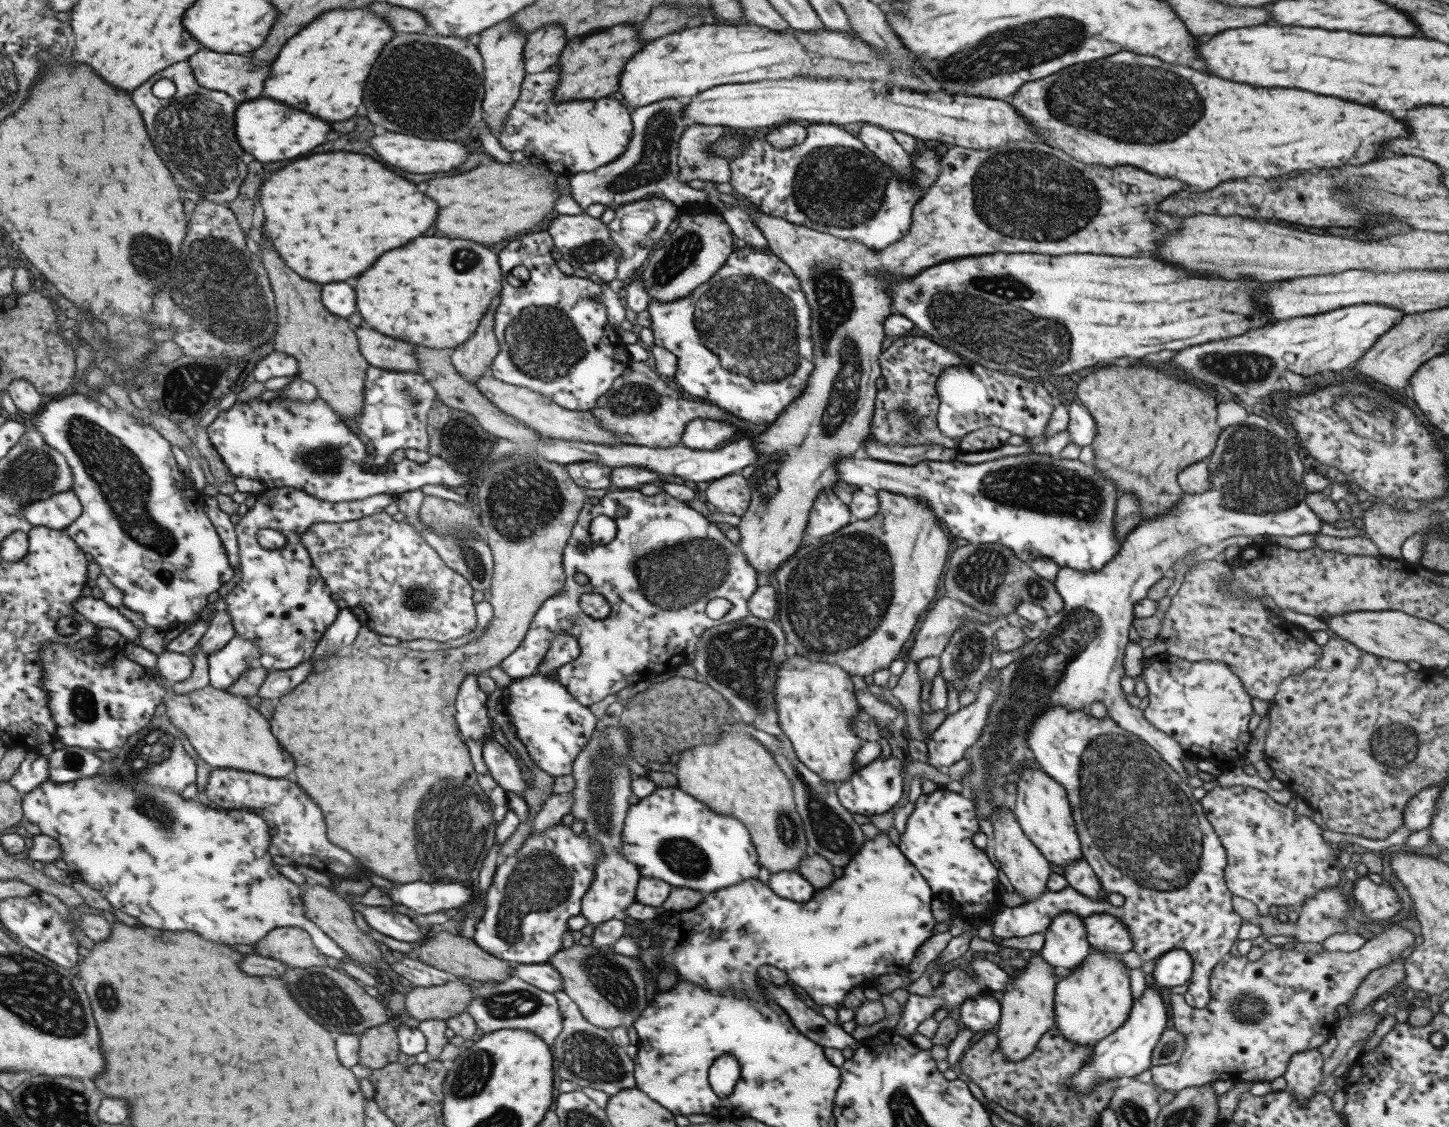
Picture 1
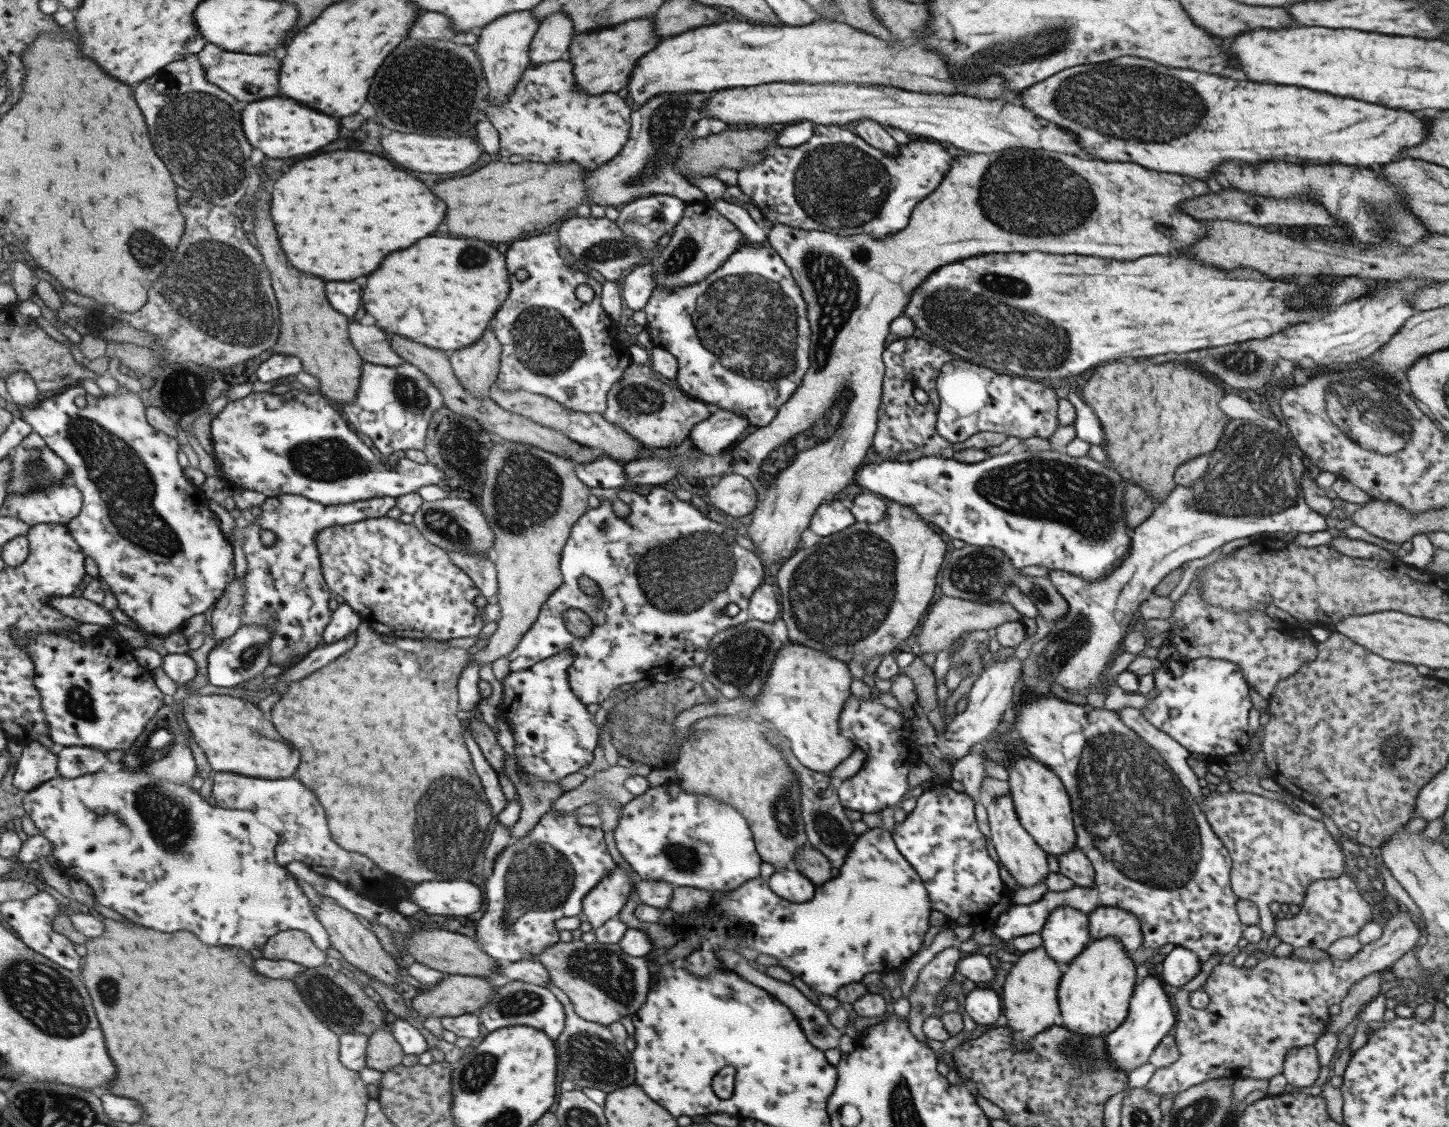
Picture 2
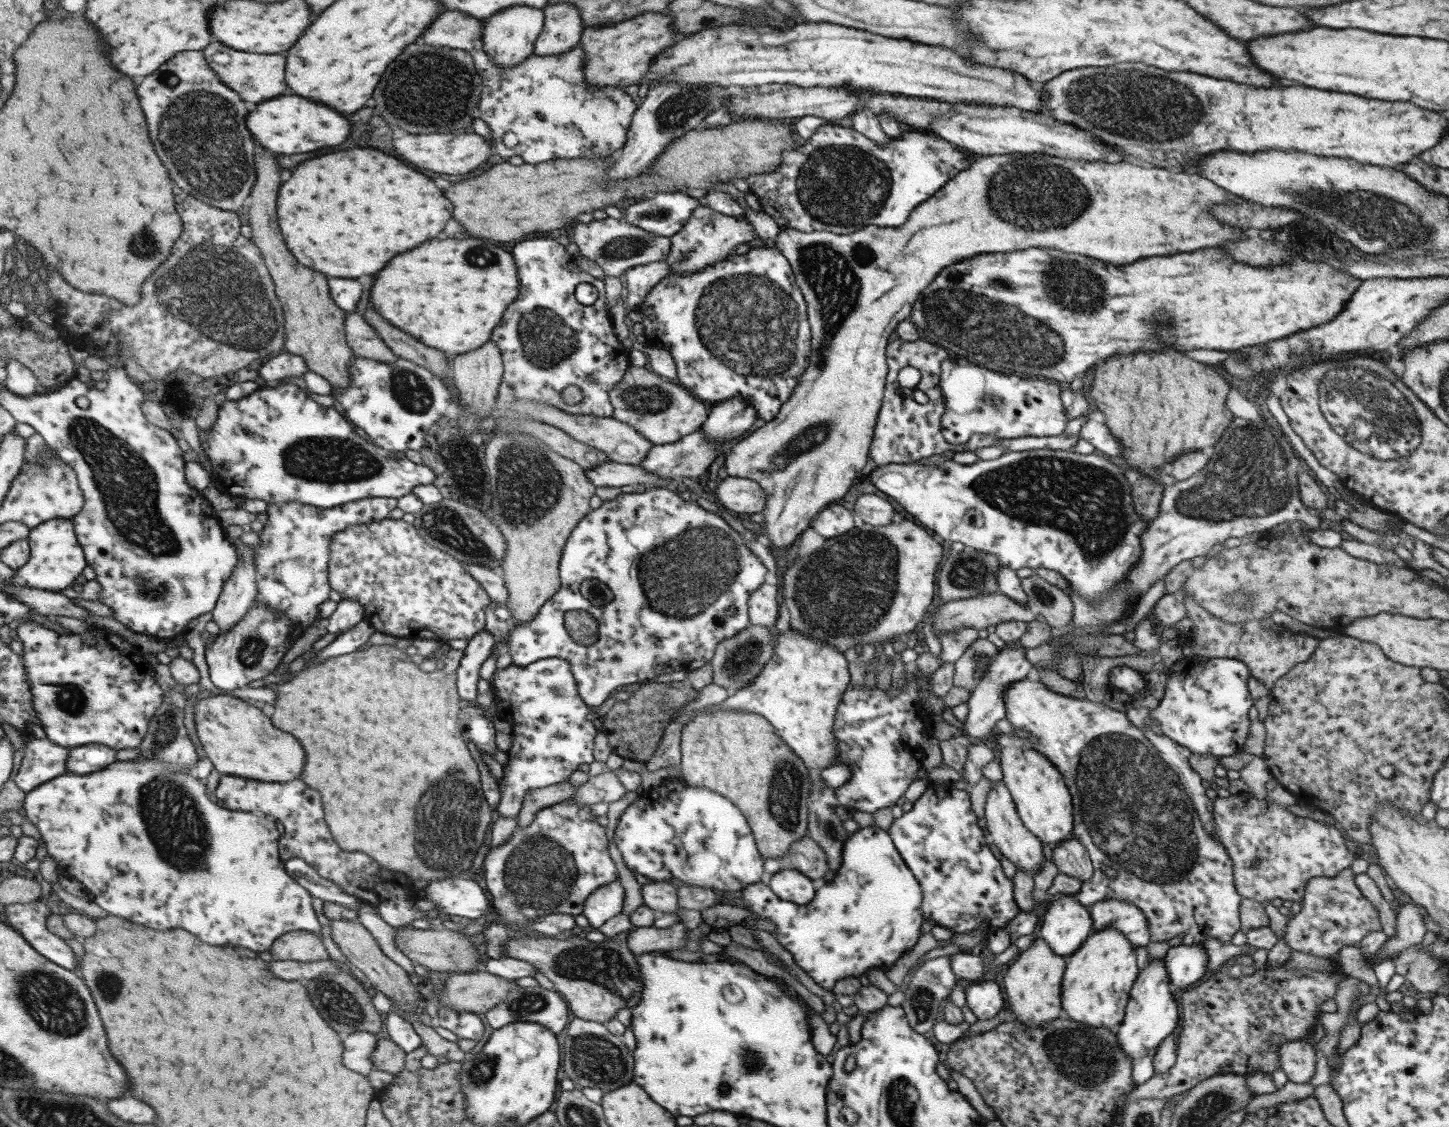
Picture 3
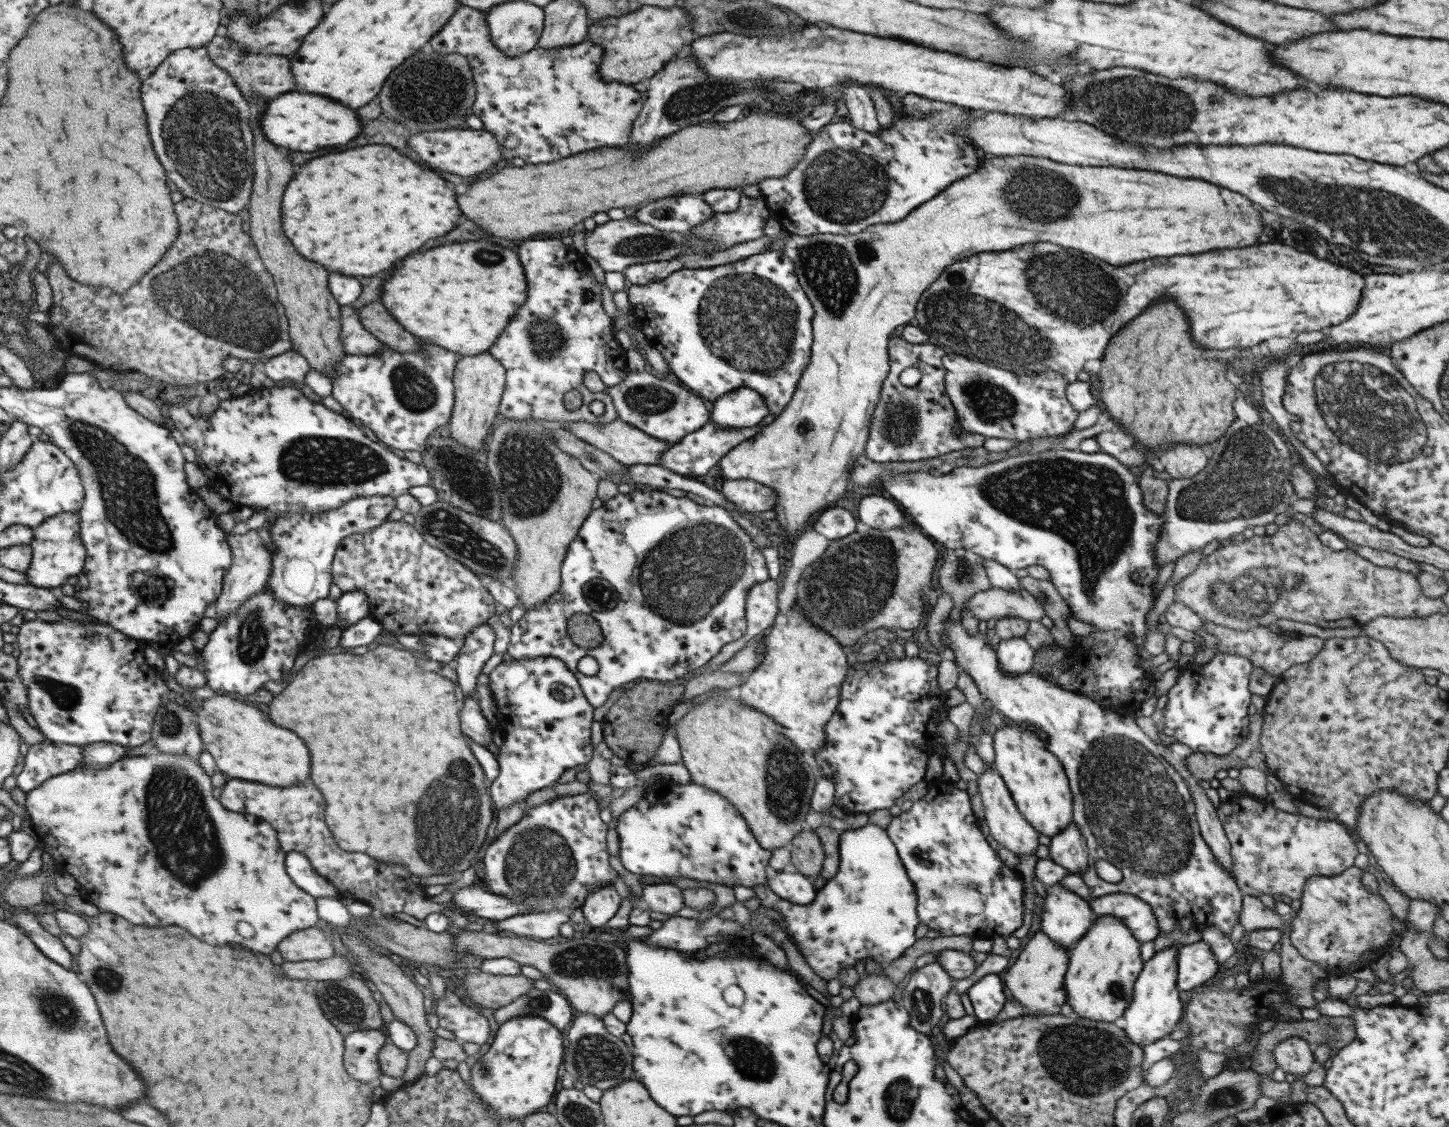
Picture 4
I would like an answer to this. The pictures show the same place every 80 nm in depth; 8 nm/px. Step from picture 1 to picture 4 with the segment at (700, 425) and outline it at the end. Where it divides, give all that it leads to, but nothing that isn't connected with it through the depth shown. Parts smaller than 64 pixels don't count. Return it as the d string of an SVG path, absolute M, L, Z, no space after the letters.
M739 387L712 401L709 421L720 427L749 428L770 414L758 392Z

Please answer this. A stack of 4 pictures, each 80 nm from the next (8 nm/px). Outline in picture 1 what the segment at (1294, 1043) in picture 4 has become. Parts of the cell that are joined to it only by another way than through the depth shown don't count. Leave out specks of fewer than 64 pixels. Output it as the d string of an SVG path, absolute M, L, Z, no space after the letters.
M1317 1049L1299 1052L1291 1056L1285 1073L1282 1075L1287 1083L1286 1090L1300 1105L1303 1105L1303 1108L1307 1108L1304 1106L1307 1099L1327 1089L1330 1085L1329 1081L1322 1078L1323 1061Z

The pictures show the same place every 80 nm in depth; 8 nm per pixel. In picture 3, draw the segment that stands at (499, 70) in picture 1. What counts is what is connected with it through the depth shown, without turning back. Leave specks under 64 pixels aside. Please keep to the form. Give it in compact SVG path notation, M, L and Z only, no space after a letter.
M513 6L497 11L488 16L482 25L482 45L489 55L488 59L496 64L496 67L506 70L525 60L531 53L537 35L541 32L544 21L542 9L528 6Z

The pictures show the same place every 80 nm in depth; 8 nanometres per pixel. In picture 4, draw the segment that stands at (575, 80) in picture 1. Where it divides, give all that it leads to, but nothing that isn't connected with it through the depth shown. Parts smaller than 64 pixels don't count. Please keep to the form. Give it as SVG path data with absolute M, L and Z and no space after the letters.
M675 4L669 8L656 6L640 6L634 12L620 17L603 17L588 25L586 38L603 49L602 62L598 68L598 75L604 81L619 81L621 84L631 85L636 82L646 82L649 77L658 74L667 63L685 53L687 46L697 37L692 31L692 16L689 11Z

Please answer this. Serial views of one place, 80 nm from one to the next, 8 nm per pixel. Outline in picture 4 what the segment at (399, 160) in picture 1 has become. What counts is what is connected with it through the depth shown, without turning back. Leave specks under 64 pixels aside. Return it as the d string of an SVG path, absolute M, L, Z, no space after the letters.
M441 130L441 132L421 132L409 138L409 148L427 166L445 170L457 176L477 176L481 172L493 170L501 160L502 146L491 132L483 130Z

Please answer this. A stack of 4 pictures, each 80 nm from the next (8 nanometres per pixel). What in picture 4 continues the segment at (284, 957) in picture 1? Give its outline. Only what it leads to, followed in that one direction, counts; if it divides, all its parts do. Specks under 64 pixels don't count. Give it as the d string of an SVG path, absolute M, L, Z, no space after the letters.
M304 928L294 932L282 941L281 954L285 960L303 962L305 960L329 959L335 953L336 940L329 940L319 928Z

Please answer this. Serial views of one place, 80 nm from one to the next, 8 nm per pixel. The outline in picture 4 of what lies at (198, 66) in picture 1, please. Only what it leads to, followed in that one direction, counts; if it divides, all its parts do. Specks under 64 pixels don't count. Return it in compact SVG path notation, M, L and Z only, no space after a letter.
M223 33L217 34L217 36L207 44L207 52L209 52L209 58L221 66L221 68L227 69L231 76L238 82L237 88L243 92L243 96L250 103L257 98L263 98L263 100L273 100L277 96L297 88L297 80L293 76L292 56L281 55L263 55L244 54L241 49L234 48L227 37Z

